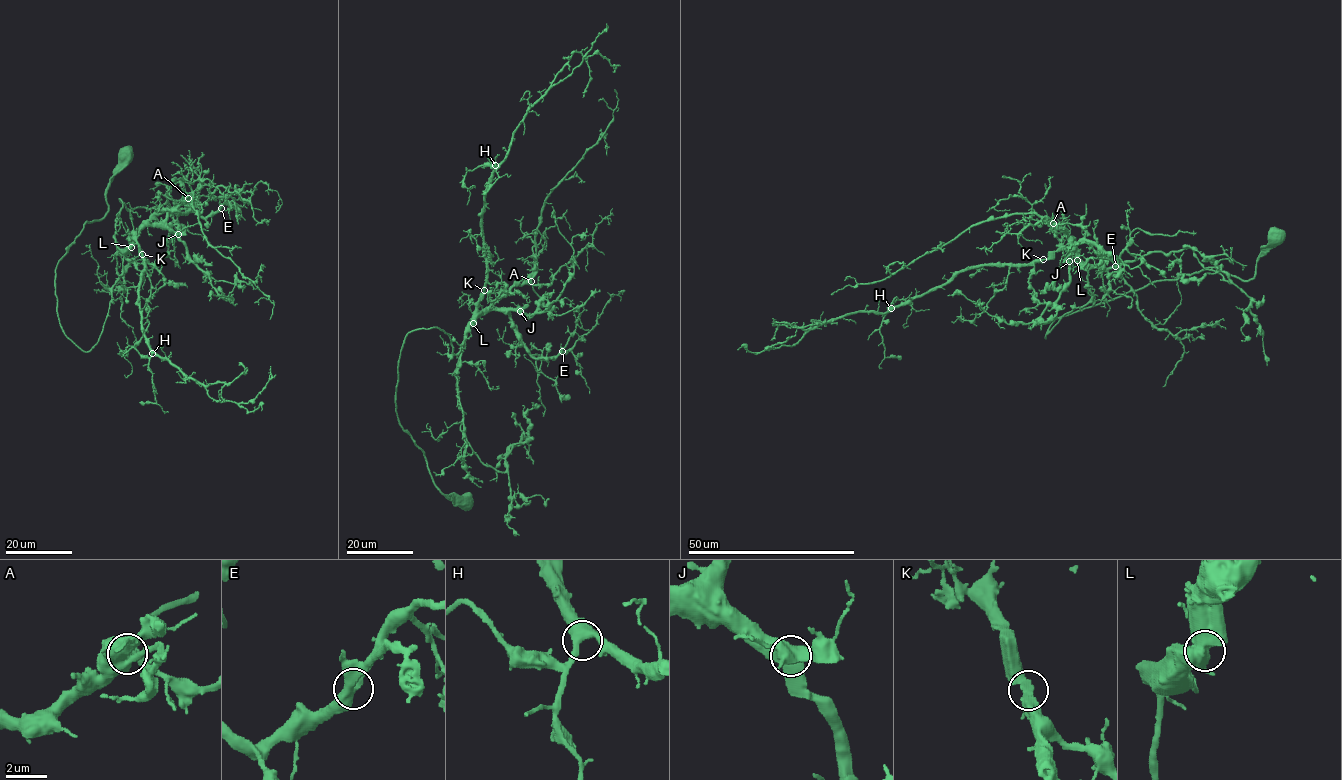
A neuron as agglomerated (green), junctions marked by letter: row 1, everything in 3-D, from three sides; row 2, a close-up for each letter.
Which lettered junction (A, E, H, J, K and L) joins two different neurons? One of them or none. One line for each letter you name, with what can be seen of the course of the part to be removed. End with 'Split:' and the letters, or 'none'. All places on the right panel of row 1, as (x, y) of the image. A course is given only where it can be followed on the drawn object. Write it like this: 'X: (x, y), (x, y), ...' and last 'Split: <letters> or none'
Split: none

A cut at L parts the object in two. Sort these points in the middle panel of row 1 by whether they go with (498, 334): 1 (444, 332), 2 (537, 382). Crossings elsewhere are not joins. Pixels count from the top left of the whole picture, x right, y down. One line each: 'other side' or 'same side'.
1: other side
2: same side

